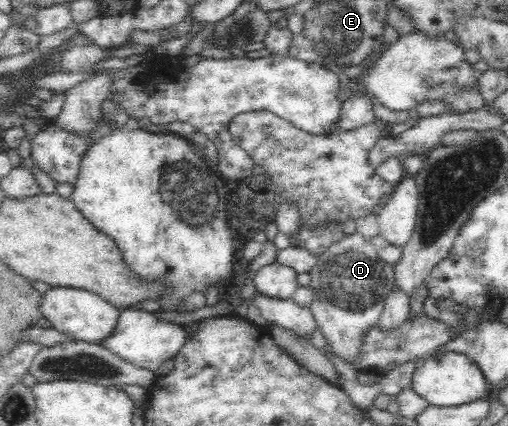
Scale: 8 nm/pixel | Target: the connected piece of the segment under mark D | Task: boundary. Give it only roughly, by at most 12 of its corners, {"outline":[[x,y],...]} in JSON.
{"outline":[[356,231],[318,256],[310,308],[352,365],[394,289]]}

